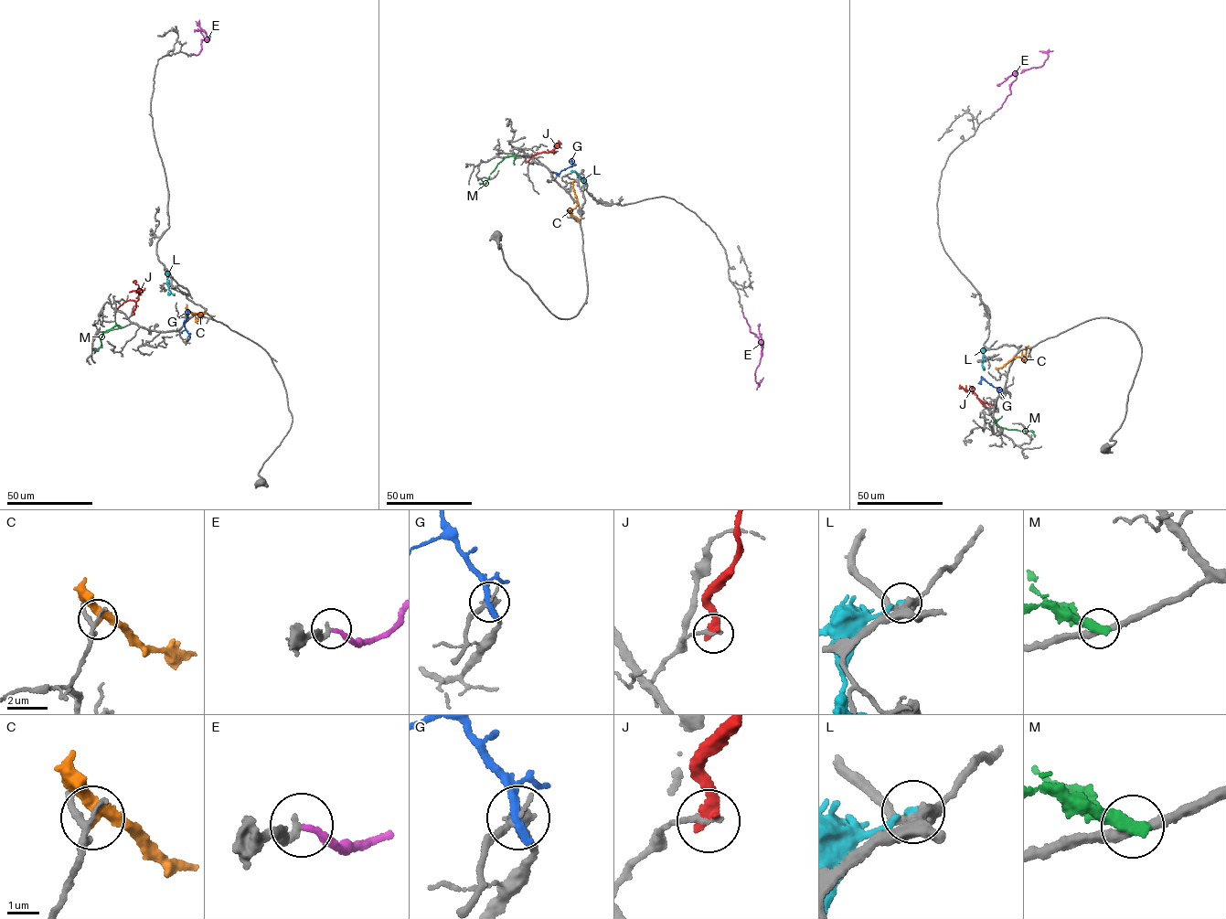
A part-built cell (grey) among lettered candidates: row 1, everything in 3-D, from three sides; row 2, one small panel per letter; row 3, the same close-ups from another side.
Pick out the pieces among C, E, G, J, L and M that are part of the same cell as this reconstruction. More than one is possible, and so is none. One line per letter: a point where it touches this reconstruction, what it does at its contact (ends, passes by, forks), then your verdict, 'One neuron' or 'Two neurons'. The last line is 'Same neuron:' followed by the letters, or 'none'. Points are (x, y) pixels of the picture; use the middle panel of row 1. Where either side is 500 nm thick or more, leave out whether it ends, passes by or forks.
C: Touches grey at (572, 182). It passes by. Two neurons
E: Touches grey at (742, 312). It ends there. One neuron
G: Touches grey at (557, 174). It ends there. Two neurons
J: Touches grey at (534, 154). It ends there. Two neurons
L: Touches grey at (583, 186). It ends there. Two neurons
M: Touches grey at (516, 156). It ends there. Two neurons
Same neuron: E

